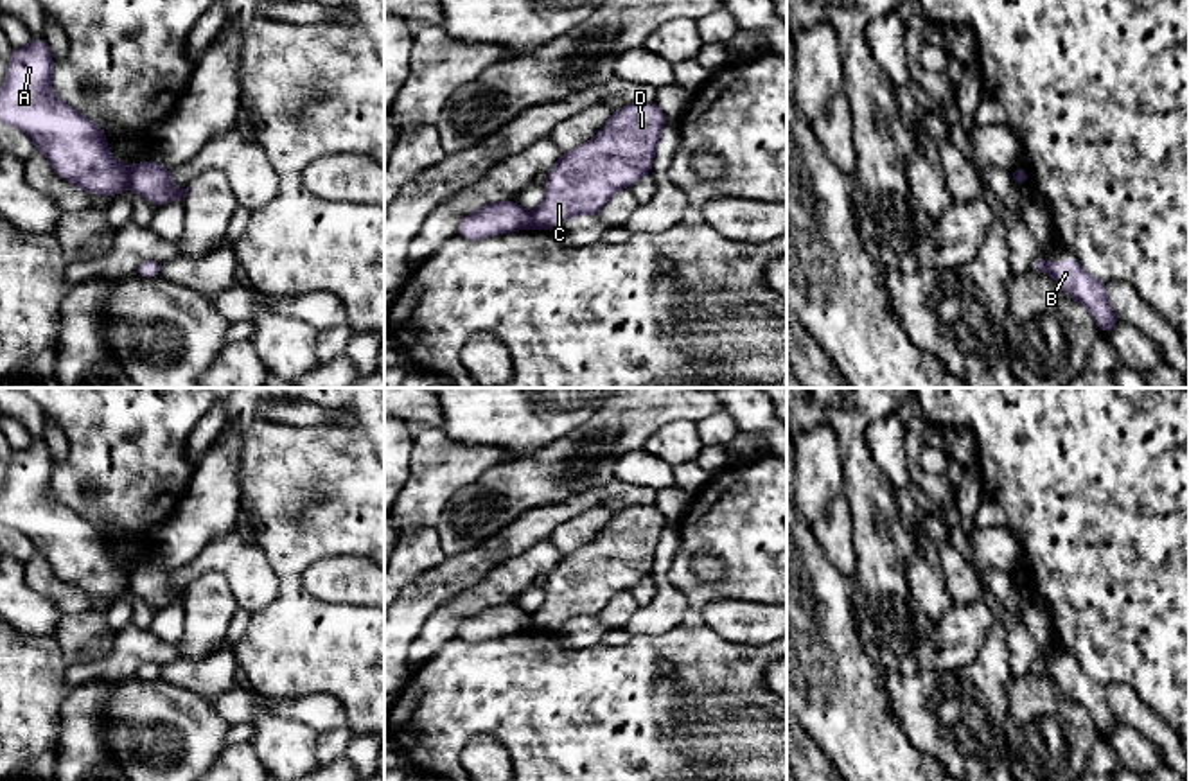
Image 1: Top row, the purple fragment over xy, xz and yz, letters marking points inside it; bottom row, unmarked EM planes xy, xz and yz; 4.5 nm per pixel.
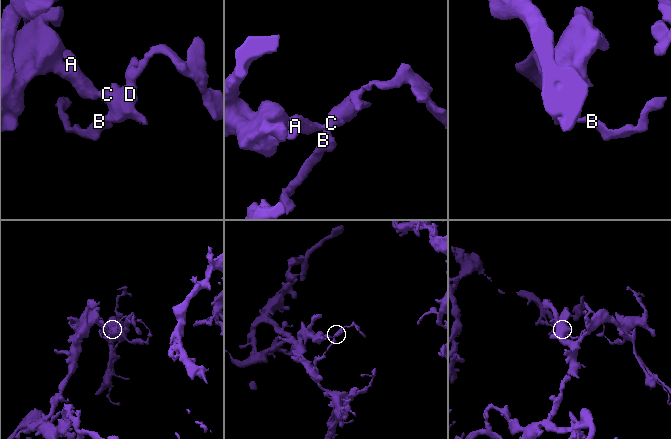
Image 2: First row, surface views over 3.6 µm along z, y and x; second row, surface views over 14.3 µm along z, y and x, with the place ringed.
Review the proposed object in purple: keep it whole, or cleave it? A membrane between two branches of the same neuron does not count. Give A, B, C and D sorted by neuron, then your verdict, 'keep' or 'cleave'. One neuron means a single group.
groups A / B C D; cleave

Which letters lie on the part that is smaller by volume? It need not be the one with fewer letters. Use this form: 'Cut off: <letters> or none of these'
Cut off: B, C, D

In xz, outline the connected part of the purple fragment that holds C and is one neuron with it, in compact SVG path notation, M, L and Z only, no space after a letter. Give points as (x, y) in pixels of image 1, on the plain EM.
M652 503L614 512L600 535L560 557L544 584L544 603L533 612L539 632L555 632L573 618L596 618L616 592L652 575L665 513Z

